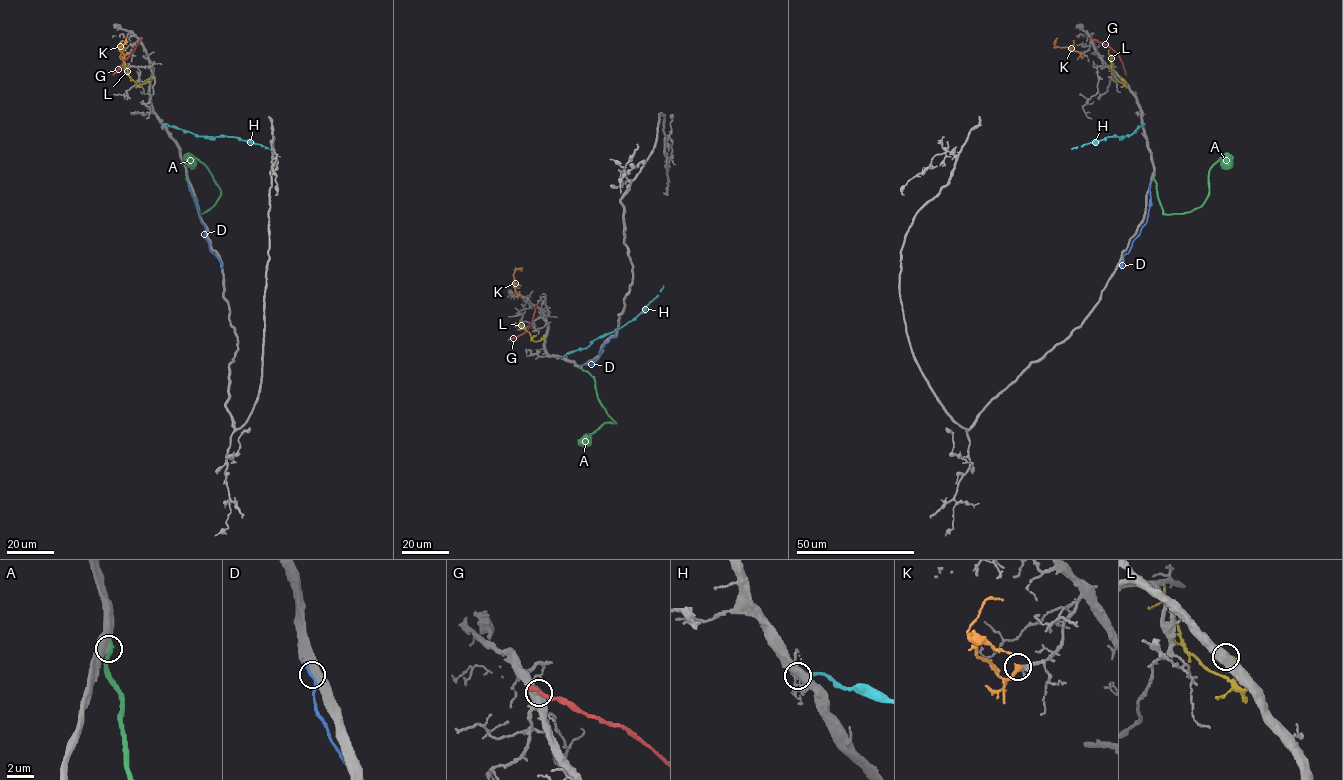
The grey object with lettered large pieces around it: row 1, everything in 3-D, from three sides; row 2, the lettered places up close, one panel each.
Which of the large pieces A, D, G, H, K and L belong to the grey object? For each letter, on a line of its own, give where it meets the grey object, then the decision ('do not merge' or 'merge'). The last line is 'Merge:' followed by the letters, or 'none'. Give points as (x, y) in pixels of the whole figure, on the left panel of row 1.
A: contact (186, 175); do not merge
D: contact (188, 183); do not merge
G: contact (141, 38); do not merge
H: contact (162, 124); do not merge
K: contact (127, 53); merge
L: contact (149, 79); do not merge
Merge: K

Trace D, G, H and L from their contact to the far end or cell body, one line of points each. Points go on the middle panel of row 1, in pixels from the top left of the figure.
D: (583, 364), (595, 360), (605, 344), (617, 334)
G: (536, 305), (530, 325), (519, 336), (508, 340)
H: (557, 358), (585, 349), (599, 337), (631, 321), (657, 296), (663, 285)
L: (544, 337), (534, 341), (529, 333), (515, 323)

